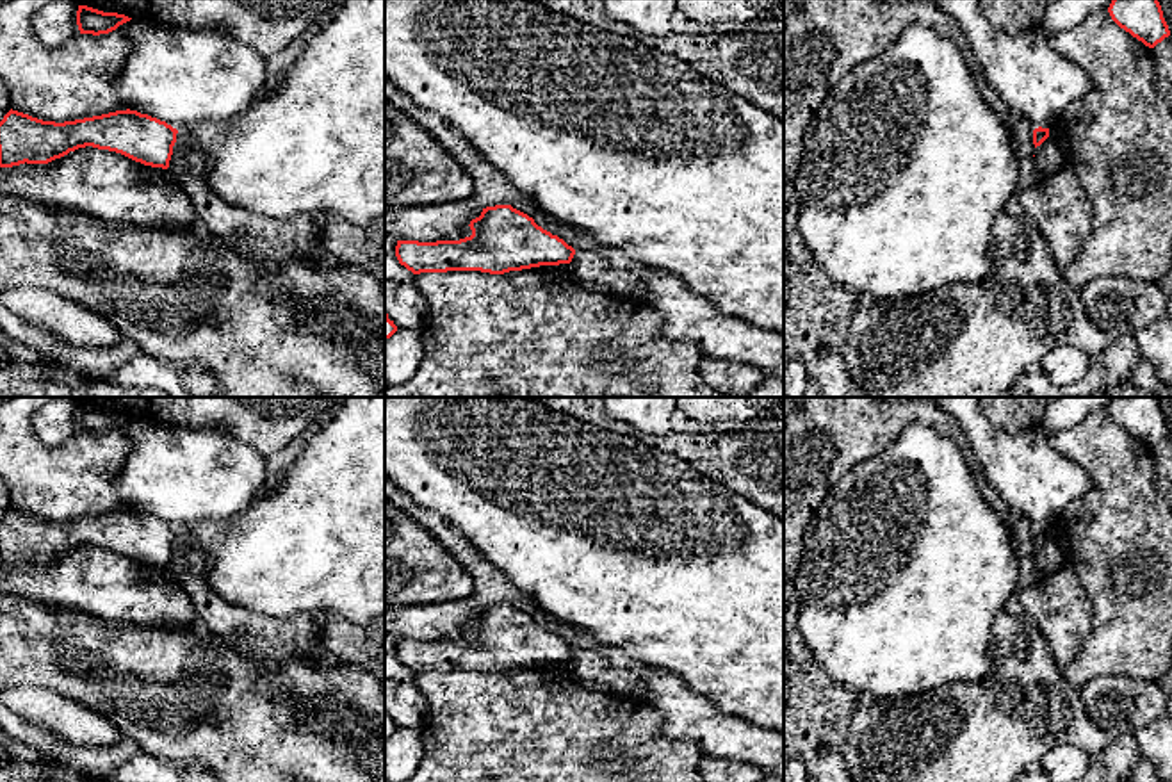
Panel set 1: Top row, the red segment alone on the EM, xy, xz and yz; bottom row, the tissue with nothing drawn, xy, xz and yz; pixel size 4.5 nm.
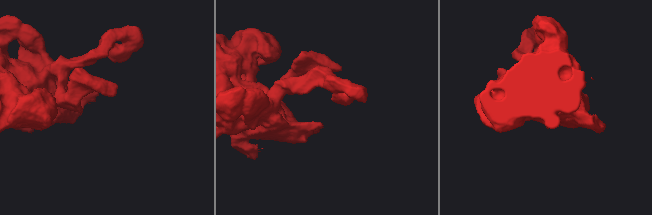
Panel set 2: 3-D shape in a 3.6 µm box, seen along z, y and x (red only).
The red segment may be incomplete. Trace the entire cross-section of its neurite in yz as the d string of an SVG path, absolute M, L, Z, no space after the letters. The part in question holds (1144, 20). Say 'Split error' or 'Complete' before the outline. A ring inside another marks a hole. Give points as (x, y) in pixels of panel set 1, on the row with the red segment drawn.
Complete. M1111 0L1108 12L1120 29L1149 48L1170 36L1158 0Z

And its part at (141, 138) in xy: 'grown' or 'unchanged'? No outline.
unchanged

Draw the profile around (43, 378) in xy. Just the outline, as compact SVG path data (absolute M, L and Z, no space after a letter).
M52 360L0 365L0 397L169 397L155 387L94 379Z

